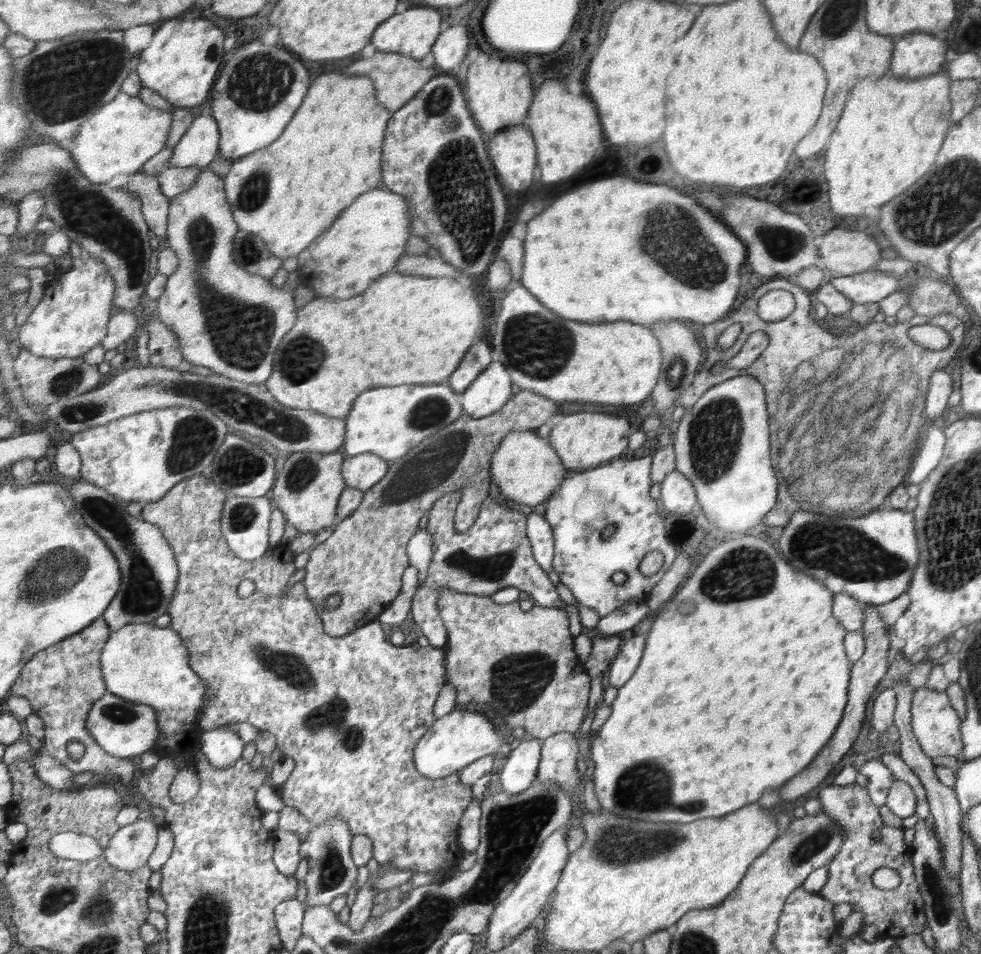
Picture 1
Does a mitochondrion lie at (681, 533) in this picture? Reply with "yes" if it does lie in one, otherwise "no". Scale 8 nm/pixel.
no

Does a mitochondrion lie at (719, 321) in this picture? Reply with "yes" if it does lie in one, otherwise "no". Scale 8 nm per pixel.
no

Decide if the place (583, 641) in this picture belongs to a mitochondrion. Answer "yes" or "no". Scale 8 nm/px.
no

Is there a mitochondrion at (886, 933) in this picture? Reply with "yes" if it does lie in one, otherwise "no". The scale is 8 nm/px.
no

